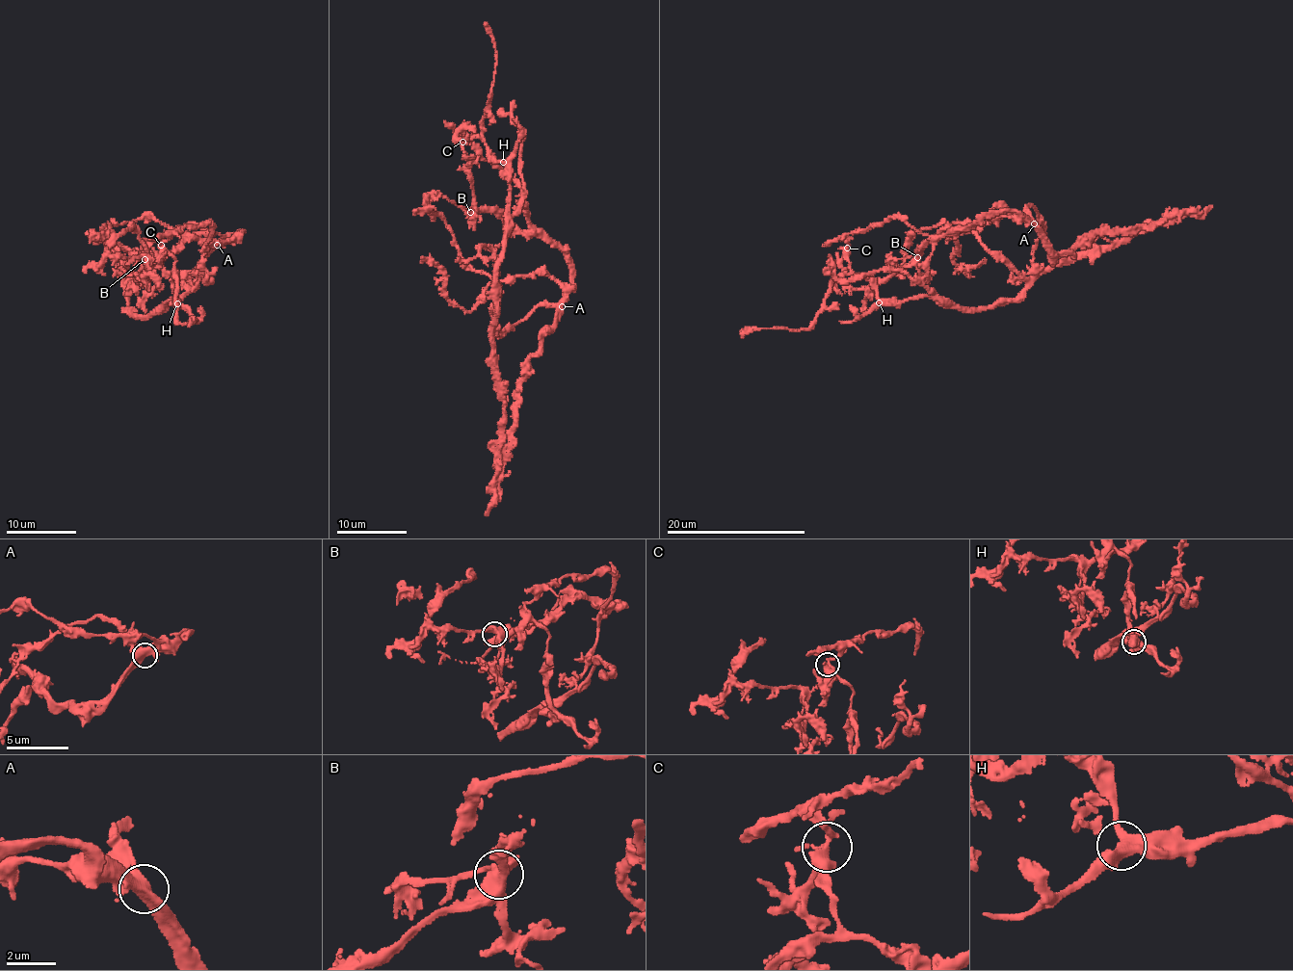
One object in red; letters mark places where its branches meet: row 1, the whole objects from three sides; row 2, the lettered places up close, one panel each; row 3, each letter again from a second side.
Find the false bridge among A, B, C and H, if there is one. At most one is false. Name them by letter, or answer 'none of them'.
C

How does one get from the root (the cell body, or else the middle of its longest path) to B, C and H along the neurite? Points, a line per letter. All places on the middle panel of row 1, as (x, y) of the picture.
B: (501, 253), (506, 223), (518, 204), (527, 208), (527, 230), (510, 230), (494, 212), (470, 212)
C: (501, 253), (508, 213), (508, 167), (489, 155), (483, 139), (467, 138), (463, 142)
H: (501, 253), (509, 190), (508, 167), (503, 162)

